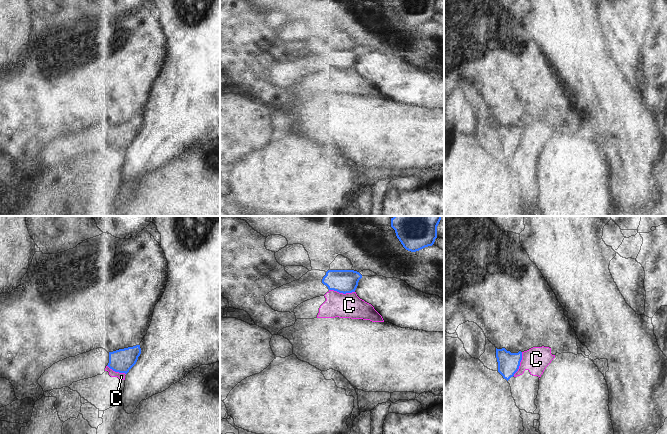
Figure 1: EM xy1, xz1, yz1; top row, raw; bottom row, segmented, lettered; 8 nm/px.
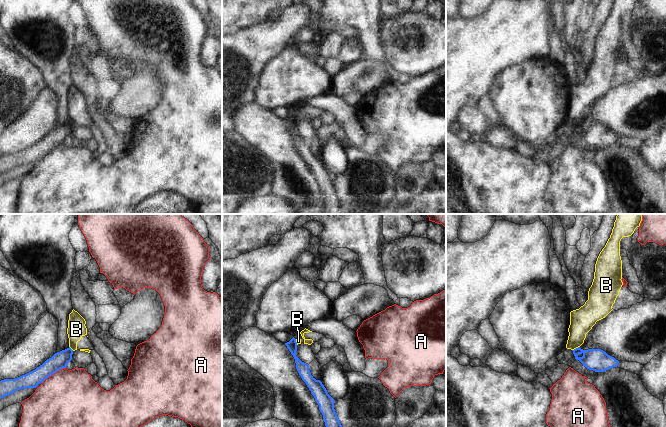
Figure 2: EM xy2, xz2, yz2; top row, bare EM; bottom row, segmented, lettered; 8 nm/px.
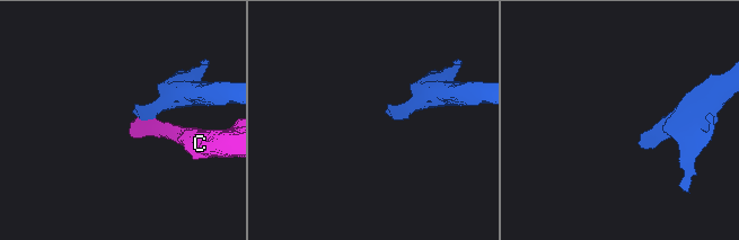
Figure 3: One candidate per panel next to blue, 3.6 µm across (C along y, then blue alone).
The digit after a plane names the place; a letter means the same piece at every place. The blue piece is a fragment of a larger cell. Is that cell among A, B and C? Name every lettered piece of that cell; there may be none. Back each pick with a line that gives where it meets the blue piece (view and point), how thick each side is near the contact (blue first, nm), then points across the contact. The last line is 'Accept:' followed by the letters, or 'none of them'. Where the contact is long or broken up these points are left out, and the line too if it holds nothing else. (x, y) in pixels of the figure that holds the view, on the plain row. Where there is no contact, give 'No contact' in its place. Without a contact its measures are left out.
Accept: none of them.

